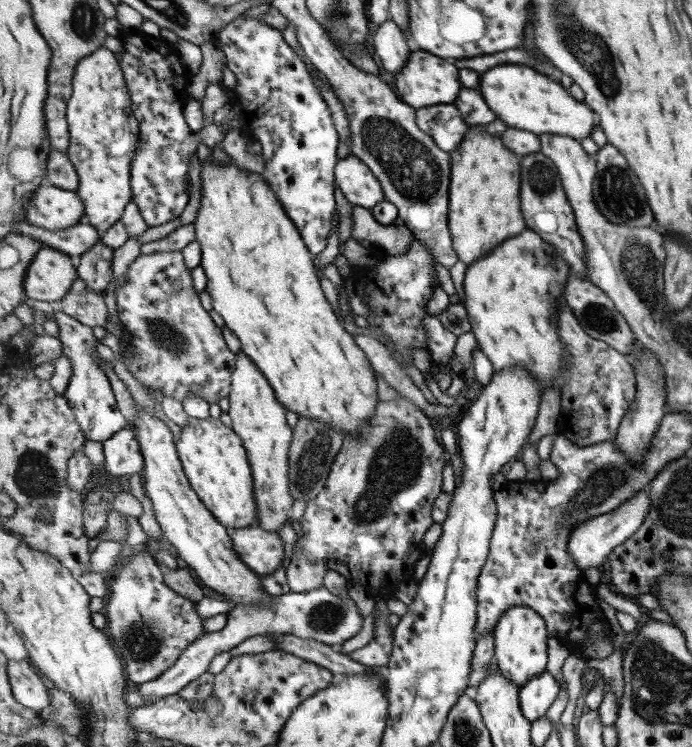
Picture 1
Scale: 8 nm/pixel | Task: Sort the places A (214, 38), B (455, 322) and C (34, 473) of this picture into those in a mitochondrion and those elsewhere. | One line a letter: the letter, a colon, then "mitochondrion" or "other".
A: other
B: other
C: mitochondrion

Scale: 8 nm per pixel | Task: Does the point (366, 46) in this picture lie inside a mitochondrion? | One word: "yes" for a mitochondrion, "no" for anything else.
no

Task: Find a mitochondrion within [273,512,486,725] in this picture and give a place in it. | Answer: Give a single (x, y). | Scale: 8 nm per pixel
(325, 616)

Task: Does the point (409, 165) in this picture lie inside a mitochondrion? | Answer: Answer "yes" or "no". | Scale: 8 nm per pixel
yes

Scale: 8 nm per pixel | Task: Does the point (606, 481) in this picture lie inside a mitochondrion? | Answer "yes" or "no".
yes

